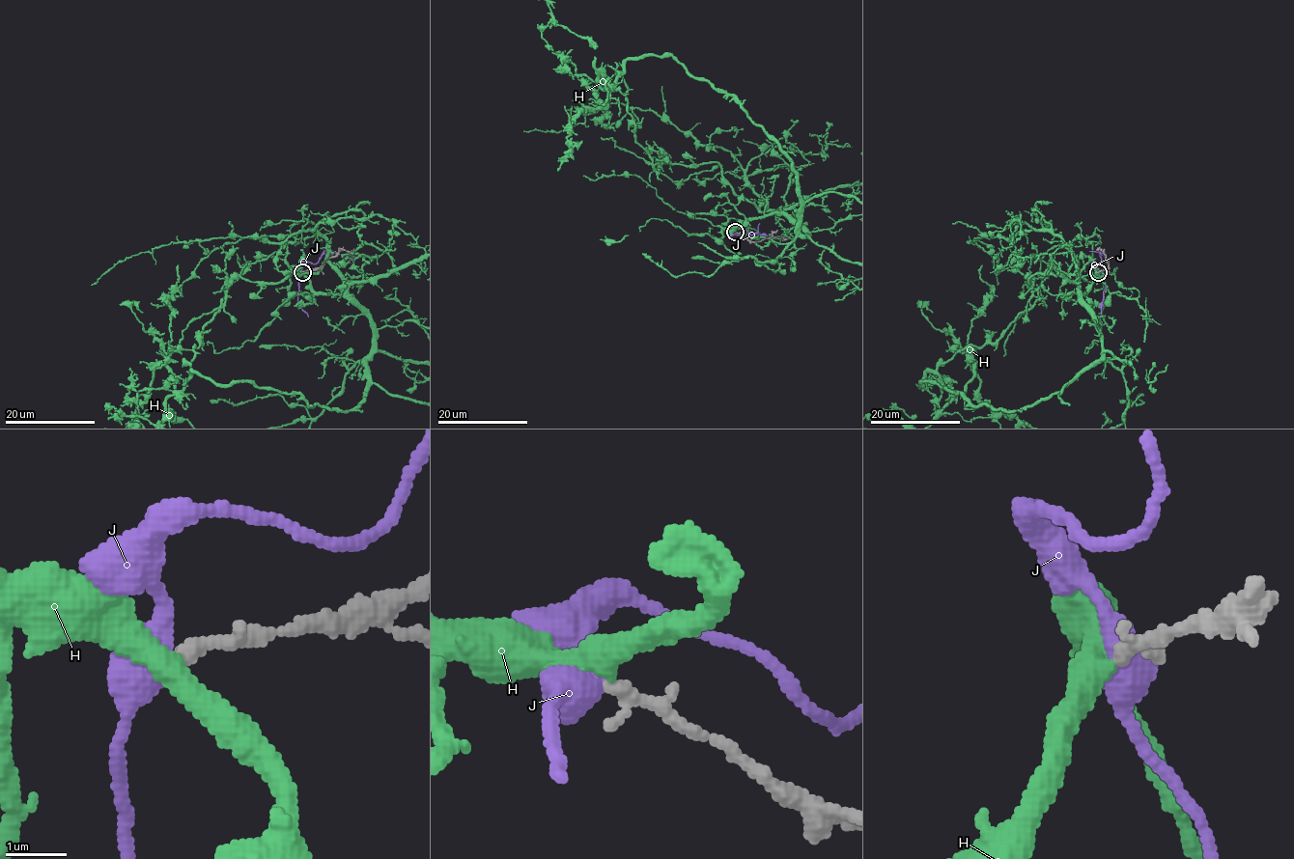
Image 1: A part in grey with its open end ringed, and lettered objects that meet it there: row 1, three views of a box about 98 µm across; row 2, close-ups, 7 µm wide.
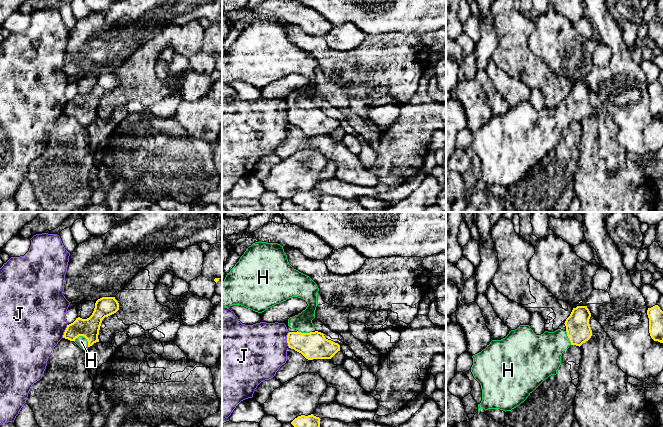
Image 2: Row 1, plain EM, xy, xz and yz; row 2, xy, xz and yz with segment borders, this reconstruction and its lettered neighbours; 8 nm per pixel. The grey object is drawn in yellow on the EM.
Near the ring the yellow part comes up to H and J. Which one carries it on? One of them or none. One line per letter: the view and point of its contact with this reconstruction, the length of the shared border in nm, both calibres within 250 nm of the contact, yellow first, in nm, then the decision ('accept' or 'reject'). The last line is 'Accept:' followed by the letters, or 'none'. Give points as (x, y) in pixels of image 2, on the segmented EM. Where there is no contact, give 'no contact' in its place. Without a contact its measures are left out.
H: meets yellow in xy at (84, 336); contact 130 nm long; 160 nm thick on the yellow side, 90 nm on the other; accept
J: meets yellow in xz at (287, 340); contact 130 nm long; 220 nm thick on the yellow side, 440 nm on the other; reject
Accept: H

